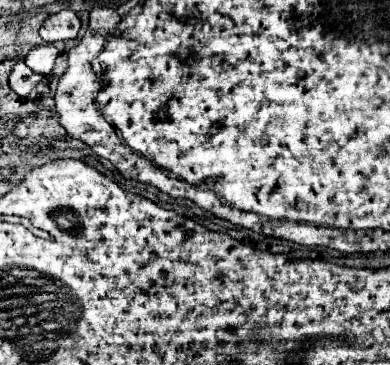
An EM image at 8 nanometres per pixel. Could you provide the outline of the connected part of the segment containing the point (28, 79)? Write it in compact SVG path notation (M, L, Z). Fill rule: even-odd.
M18 62L10 74L10 88L18 94L18 96L28 96L30 90L42 80L40 74L32 72L24 62Z

